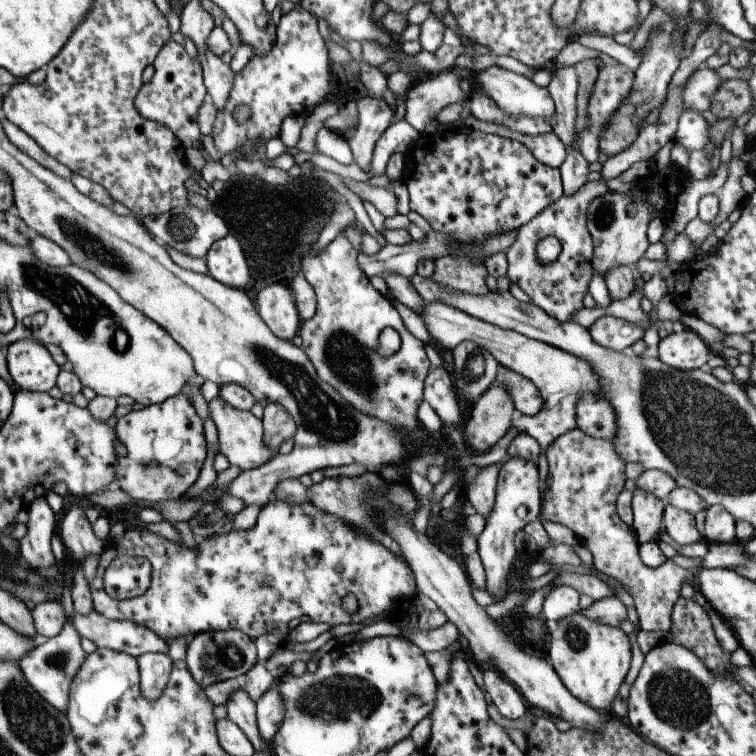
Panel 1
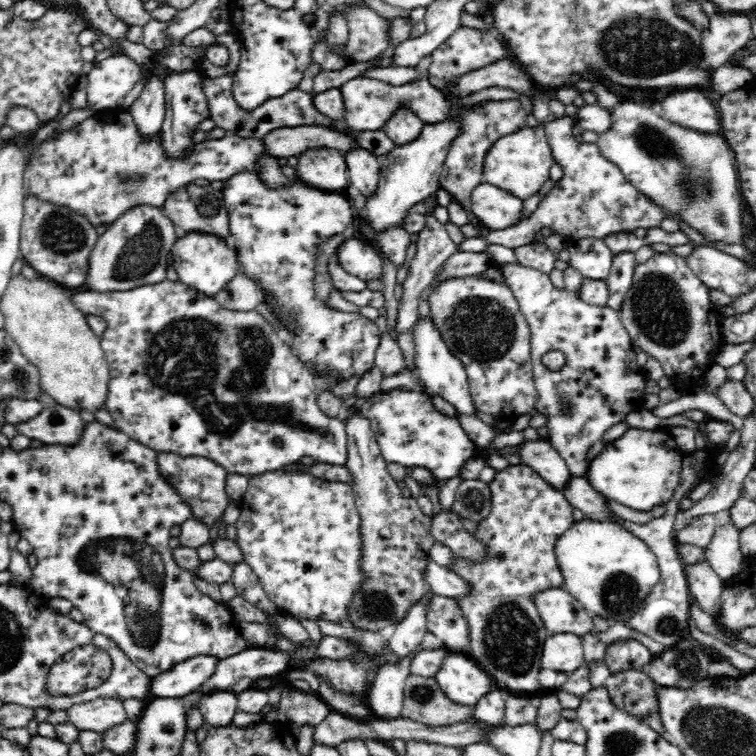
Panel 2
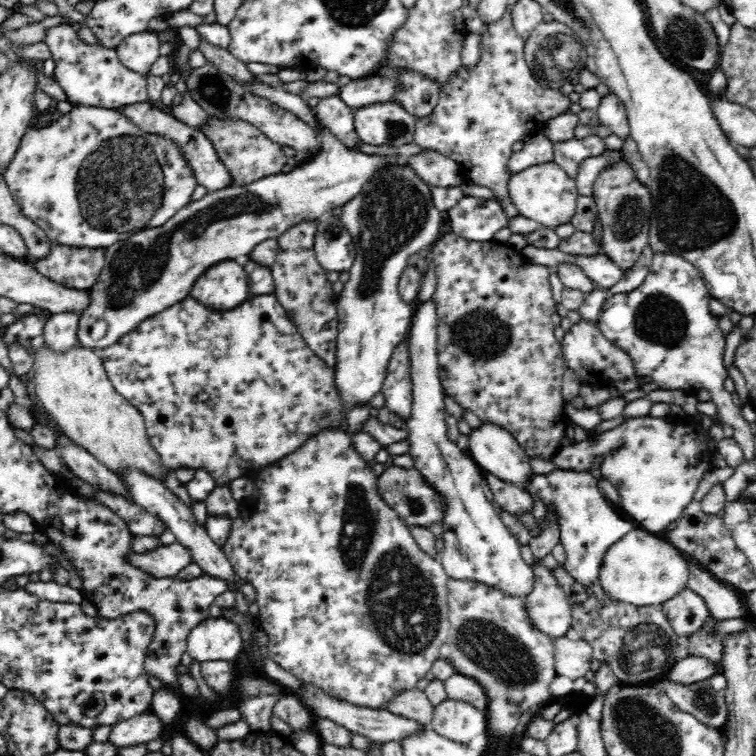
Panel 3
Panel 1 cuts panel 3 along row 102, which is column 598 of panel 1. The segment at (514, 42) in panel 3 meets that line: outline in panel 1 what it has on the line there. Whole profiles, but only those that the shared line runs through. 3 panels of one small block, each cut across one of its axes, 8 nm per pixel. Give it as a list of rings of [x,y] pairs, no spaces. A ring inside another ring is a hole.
[[[575,426],[549,444],[545,449],[545,456],[547,476],[543,496],[540,496],[542,503],[537,519],[539,521],[549,520],[549,522],[557,523],[558,526],[567,526],[573,532],[577,541],[586,546],[591,553],[592,566],[601,574],[617,580],[622,588],[630,594],[638,616],[638,626],[641,630],[645,630],[645,632],[668,631],[671,624],[671,605],[679,596],[679,588],[685,582],[691,586],[693,584],[691,570],[673,564],[670,559],[665,559],[660,568],[651,568],[641,562],[638,555],[639,544],[636,542],[633,530],[617,516],[616,498],[623,490],[623,482],[626,478],[623,475],[625,462],[615,452],[614,444],[607,439],[585,435]]]

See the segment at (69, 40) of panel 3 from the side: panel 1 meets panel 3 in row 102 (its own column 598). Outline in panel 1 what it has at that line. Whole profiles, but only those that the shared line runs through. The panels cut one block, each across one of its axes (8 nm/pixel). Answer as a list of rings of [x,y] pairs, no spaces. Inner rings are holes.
[[[620,63],[598,70],[586,104],[588,127],[578,138],[579,152],[587,164],[597,161],[597,137],[601,127],[627,96],[633,75],[634,72]]]

